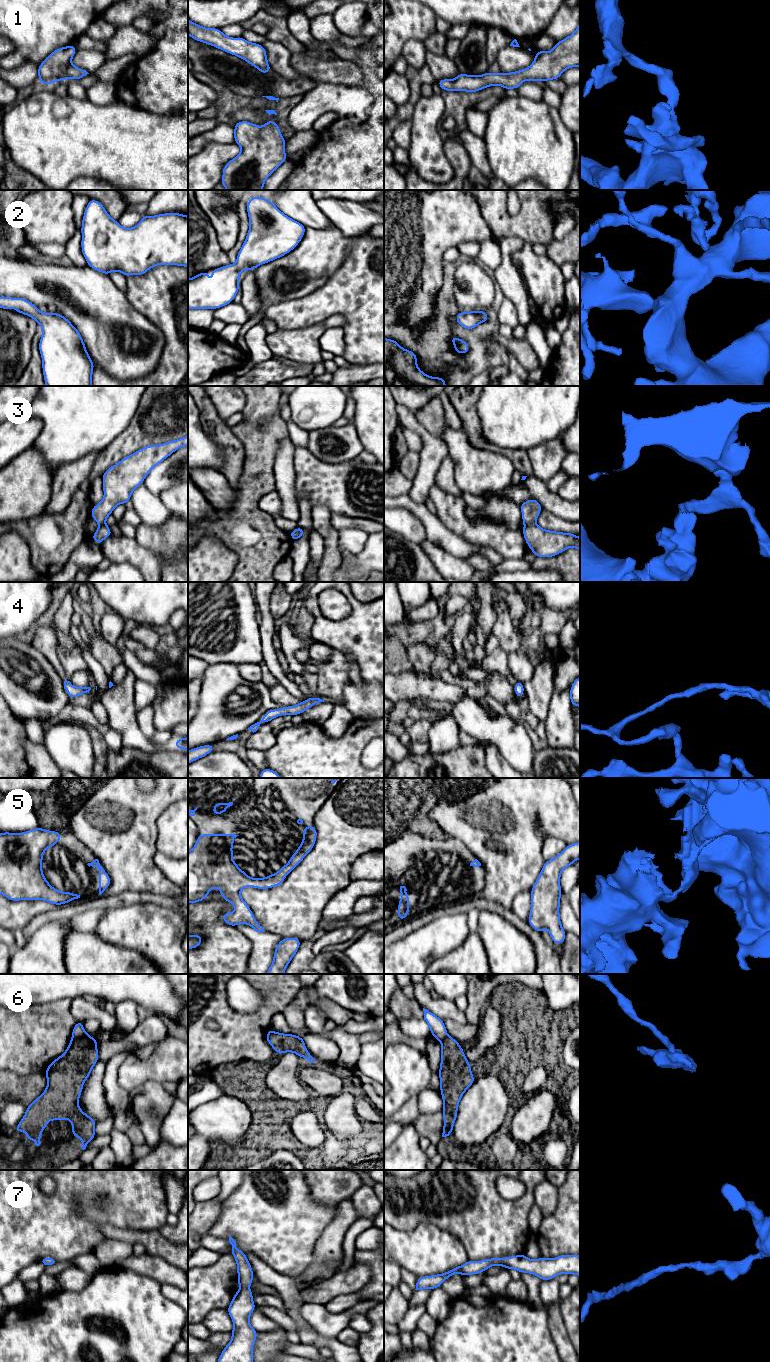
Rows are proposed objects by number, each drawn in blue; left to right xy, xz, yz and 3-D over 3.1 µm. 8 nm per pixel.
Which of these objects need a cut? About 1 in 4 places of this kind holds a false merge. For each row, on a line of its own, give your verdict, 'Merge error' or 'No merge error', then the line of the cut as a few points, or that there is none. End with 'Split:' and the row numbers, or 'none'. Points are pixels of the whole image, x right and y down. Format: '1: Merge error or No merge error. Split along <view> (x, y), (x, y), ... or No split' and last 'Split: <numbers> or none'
1: No merge error. No split
2: No merge error. No split
3: Merge error. Split along yz (534, 523), (525, 525)
4: Merge error. Split along xy (72, 686), (68, 691)
5: No merge error. No split
6: Merge error. Split along xy (85, 1032), (72, 1039)
7: No merge error. No split
Split: 3, 4, 6

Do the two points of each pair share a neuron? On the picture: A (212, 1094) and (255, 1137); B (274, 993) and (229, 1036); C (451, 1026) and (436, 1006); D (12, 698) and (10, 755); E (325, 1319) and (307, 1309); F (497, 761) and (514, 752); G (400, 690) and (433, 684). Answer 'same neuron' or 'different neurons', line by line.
A: different neurons
B: same neuron
C: different neurons
D: different neurons
E: same neuron
F: different neurons
G: same neuron

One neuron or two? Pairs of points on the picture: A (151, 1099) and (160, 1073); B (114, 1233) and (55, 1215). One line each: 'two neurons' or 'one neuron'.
A: two neurons
B: two neurons

